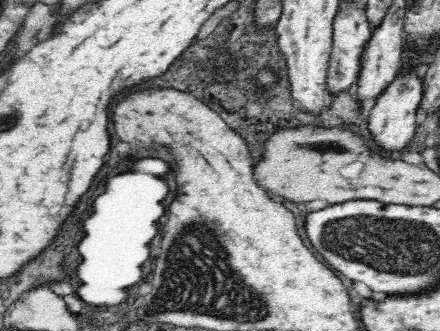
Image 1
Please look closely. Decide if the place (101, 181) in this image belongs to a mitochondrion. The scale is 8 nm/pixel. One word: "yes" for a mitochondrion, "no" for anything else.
no

